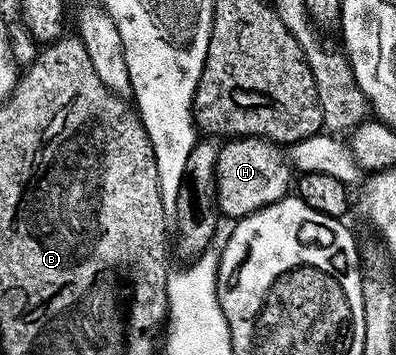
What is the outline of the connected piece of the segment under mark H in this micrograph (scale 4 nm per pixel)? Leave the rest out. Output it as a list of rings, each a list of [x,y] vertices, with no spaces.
[[[233,137],[220,146],[220,159],[216,162],[216,192],[218,210],[231,220],[239,220],[274,204],[278,200],[289,197],[294,186],[294,167],[288,160],[287,153],[277,143],[268,138]]]

